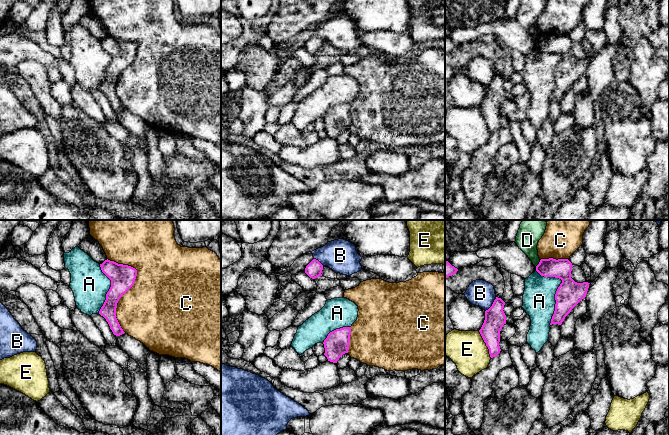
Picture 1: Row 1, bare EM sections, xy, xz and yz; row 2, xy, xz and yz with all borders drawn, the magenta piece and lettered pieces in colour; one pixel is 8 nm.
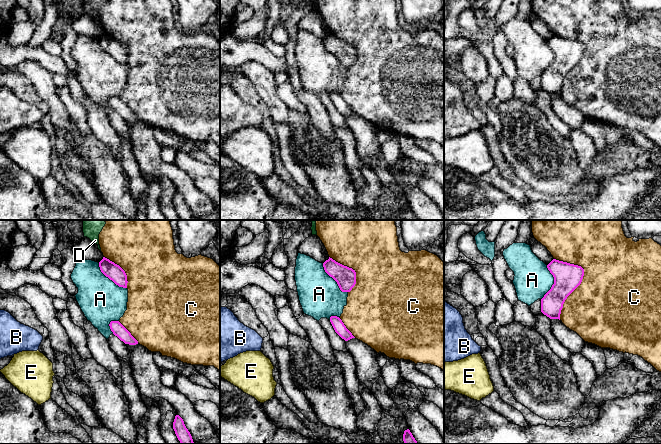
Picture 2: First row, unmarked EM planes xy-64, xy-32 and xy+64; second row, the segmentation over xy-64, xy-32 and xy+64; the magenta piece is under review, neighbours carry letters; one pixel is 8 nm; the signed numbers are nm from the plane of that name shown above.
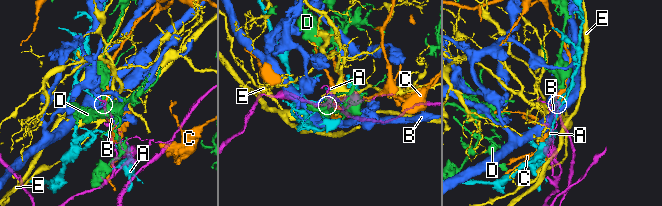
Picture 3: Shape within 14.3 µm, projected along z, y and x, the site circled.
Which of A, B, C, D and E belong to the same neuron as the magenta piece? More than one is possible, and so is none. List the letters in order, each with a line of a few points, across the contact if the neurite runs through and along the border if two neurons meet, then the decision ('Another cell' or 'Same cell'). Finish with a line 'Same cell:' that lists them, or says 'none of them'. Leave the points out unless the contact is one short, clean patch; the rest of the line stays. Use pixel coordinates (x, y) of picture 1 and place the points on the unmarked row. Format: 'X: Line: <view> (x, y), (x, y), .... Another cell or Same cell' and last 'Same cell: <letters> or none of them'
A: Another cell
B: Line: yz (496, 73), (485, 87). Another cell
C: Another cell
D: Line: yz (540, 36), (535, 42). Another cell
E: Line: yz (478, 107), (491, 133). Another cell
Same cell: none of them

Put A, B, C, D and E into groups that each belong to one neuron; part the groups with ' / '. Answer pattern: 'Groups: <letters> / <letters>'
Groups: A / B / C / D / E

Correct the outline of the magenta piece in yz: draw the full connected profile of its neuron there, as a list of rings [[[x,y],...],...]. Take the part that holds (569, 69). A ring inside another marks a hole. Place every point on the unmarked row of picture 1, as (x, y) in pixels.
[[[541,35],[536,47],[544,53],[555,53],[562,56],[555,70],[555,87],[552,100],[561,101],[571,86],[586,73],[588,58],[577,59],[571,54],[572,39],[568,35]]]

